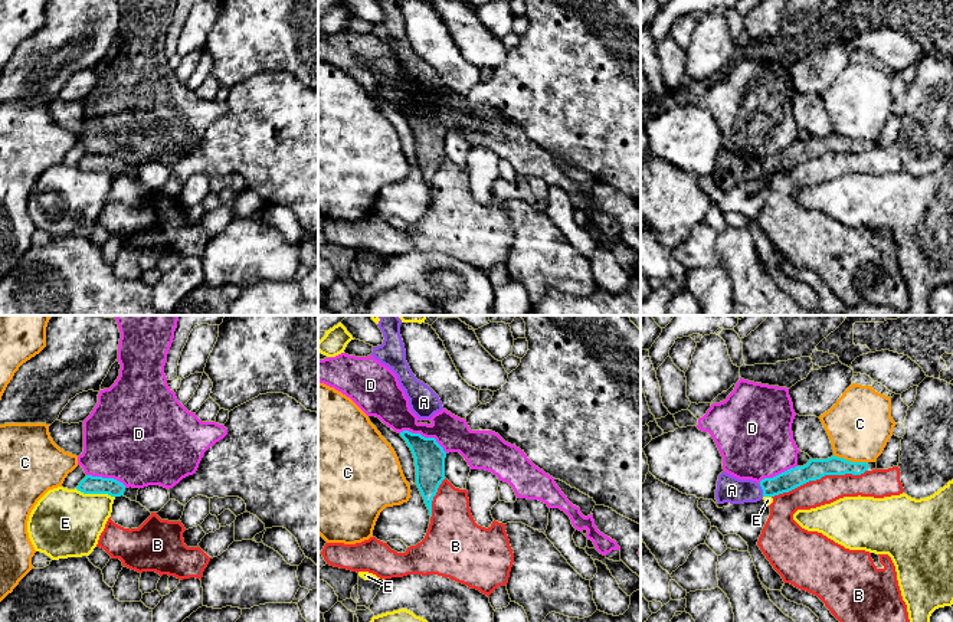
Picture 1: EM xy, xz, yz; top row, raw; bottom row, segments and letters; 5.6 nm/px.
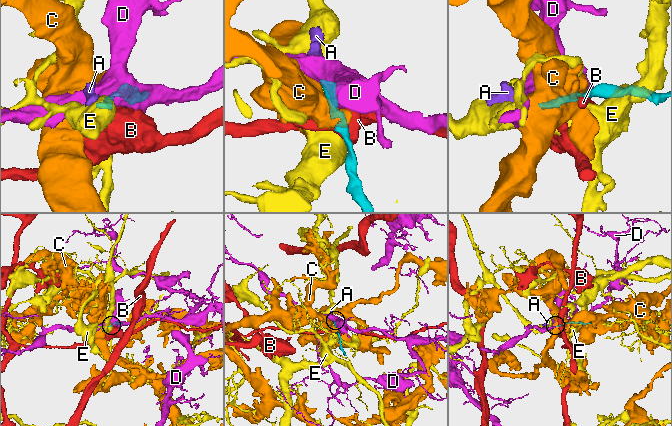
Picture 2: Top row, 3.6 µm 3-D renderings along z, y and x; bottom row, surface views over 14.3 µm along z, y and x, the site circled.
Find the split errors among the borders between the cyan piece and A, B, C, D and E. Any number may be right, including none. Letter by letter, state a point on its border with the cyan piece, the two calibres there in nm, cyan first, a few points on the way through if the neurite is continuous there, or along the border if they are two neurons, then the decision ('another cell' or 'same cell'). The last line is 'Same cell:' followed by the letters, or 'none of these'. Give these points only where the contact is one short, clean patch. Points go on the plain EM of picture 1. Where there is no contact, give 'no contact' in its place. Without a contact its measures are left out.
A: yz (762, 166) | 120/150 nm | across yz (792, 156), (762, 166), (732, 167) | same cell
B: yz (819, 156) | 120/150 nm | another cell
C: yz (850, 138) | 110/360 nm | along yz (832, 133), (854, 140), (865, 140) | another cell
D: xz (423, 114) | 180/190 nm | along xz (399, 110), (409, 108), (432, 114), (446, 130) | another cell
E: xy (95, 170) | 100/380 nm | along xy (75, 166), (84, 170), (107, 170), (114, 174) | another cell
Same cell: A

